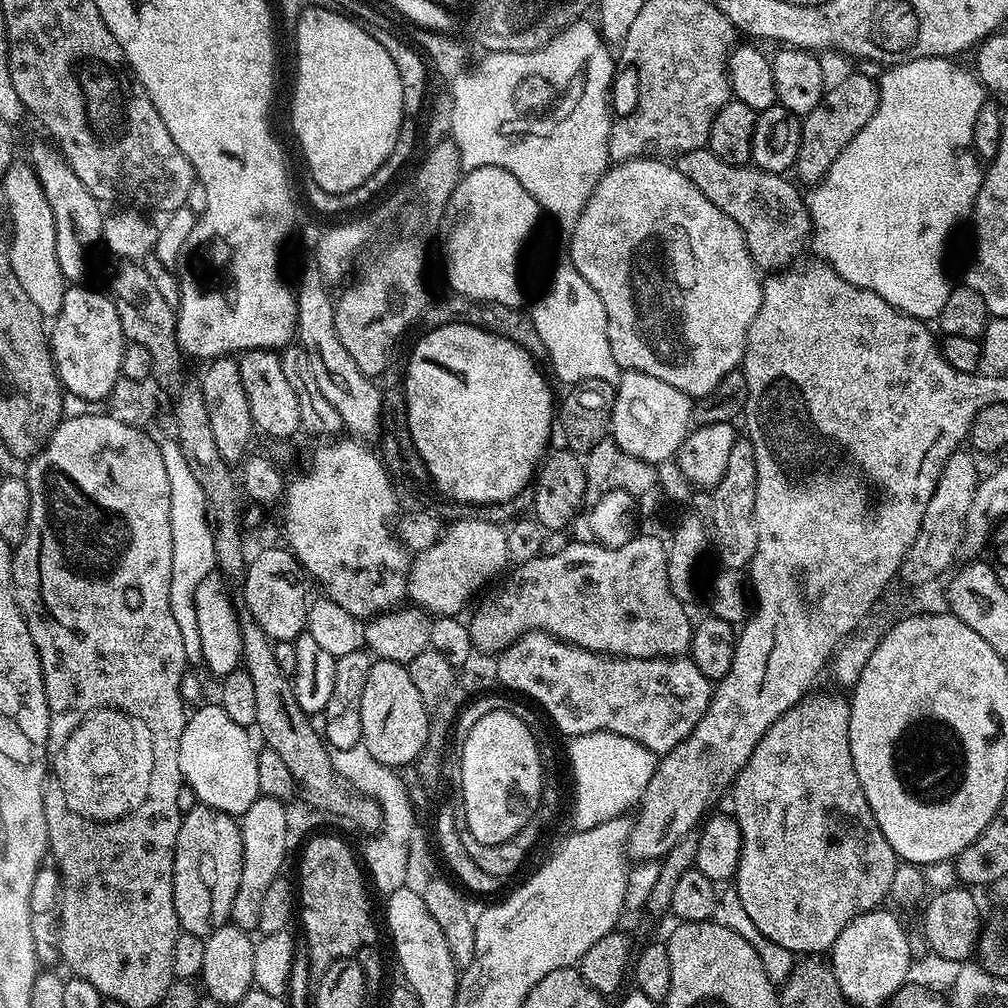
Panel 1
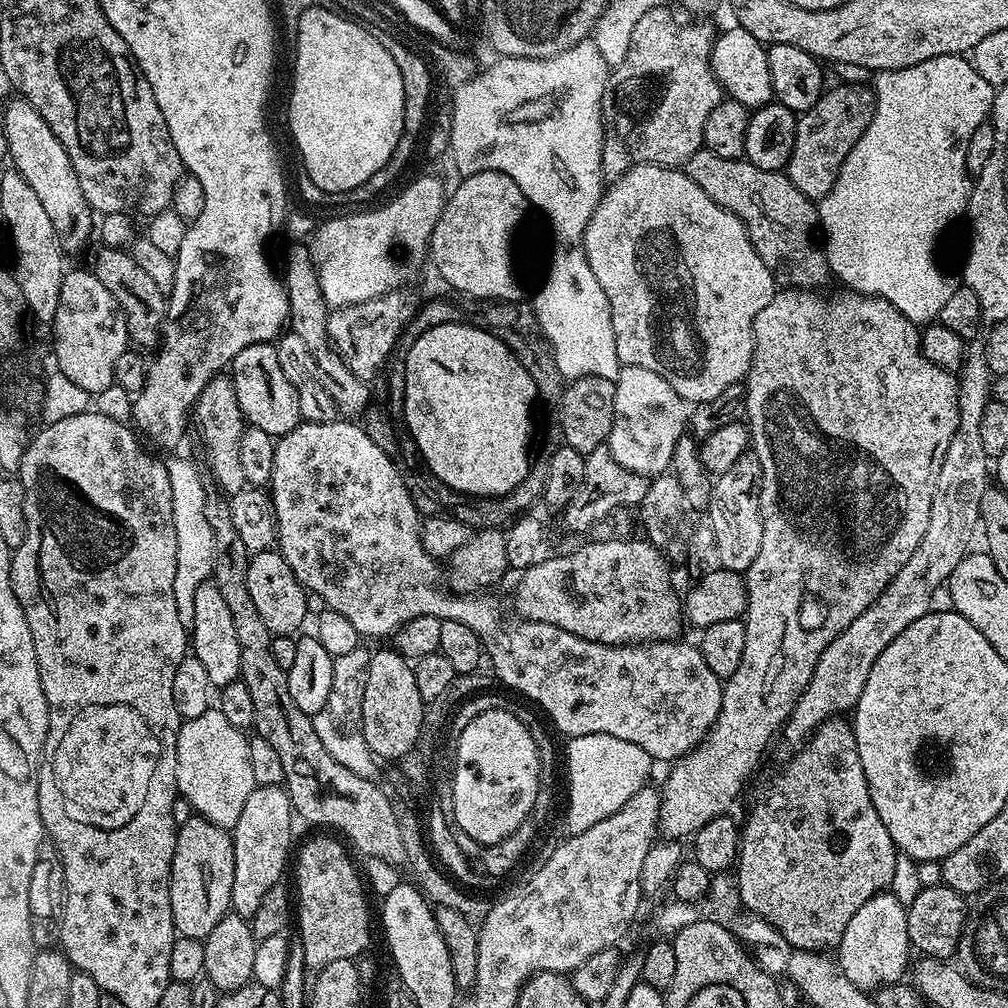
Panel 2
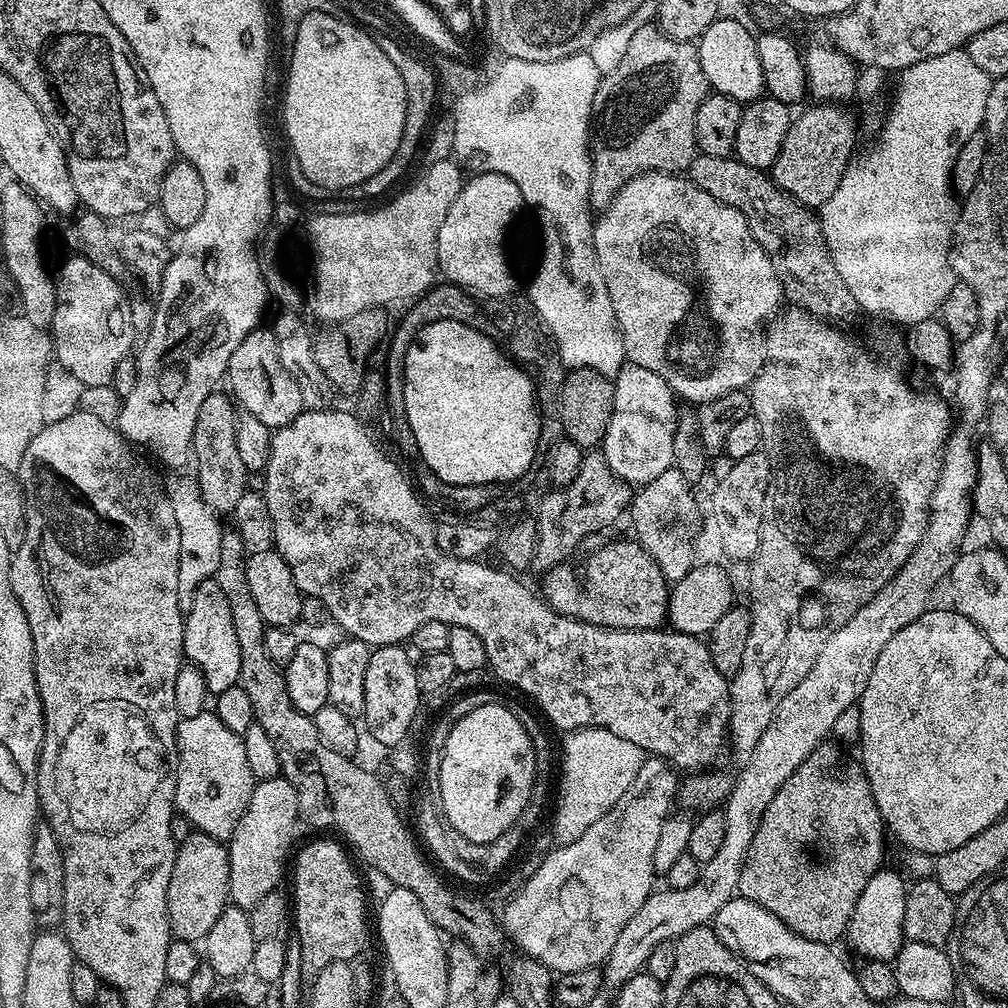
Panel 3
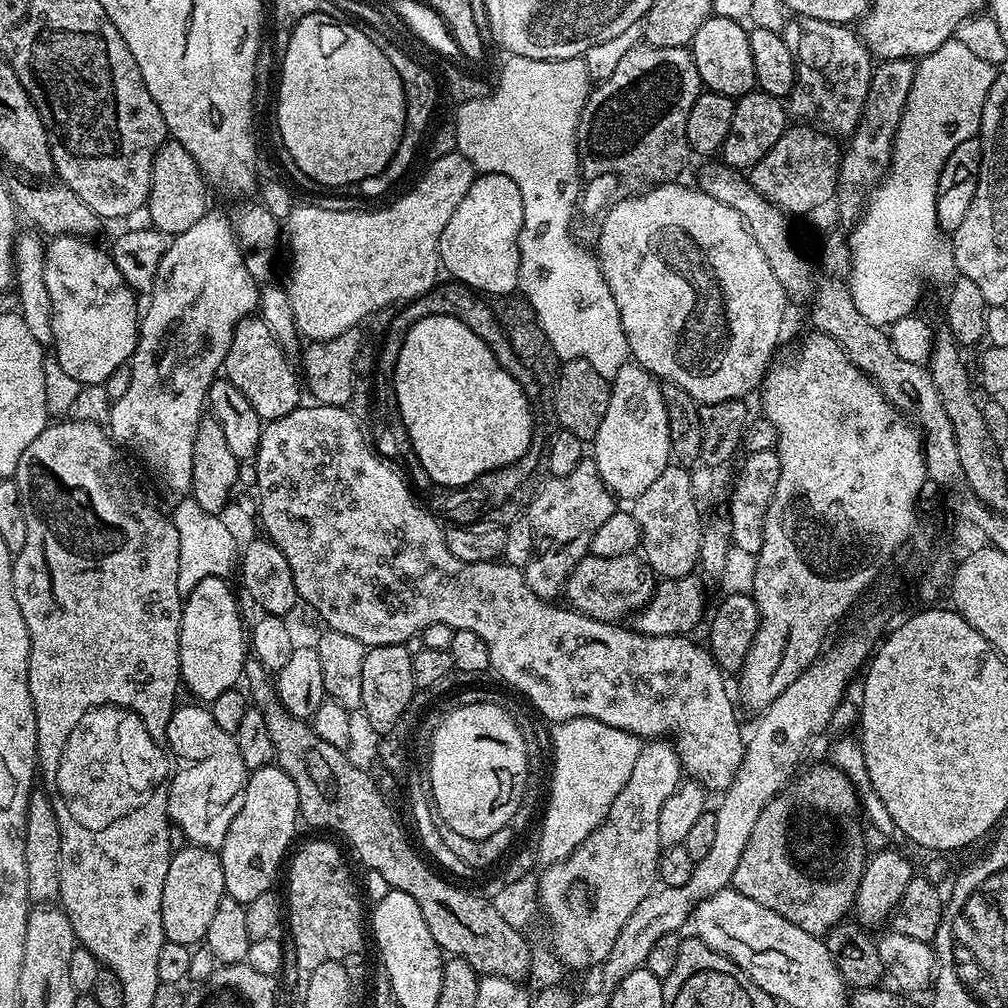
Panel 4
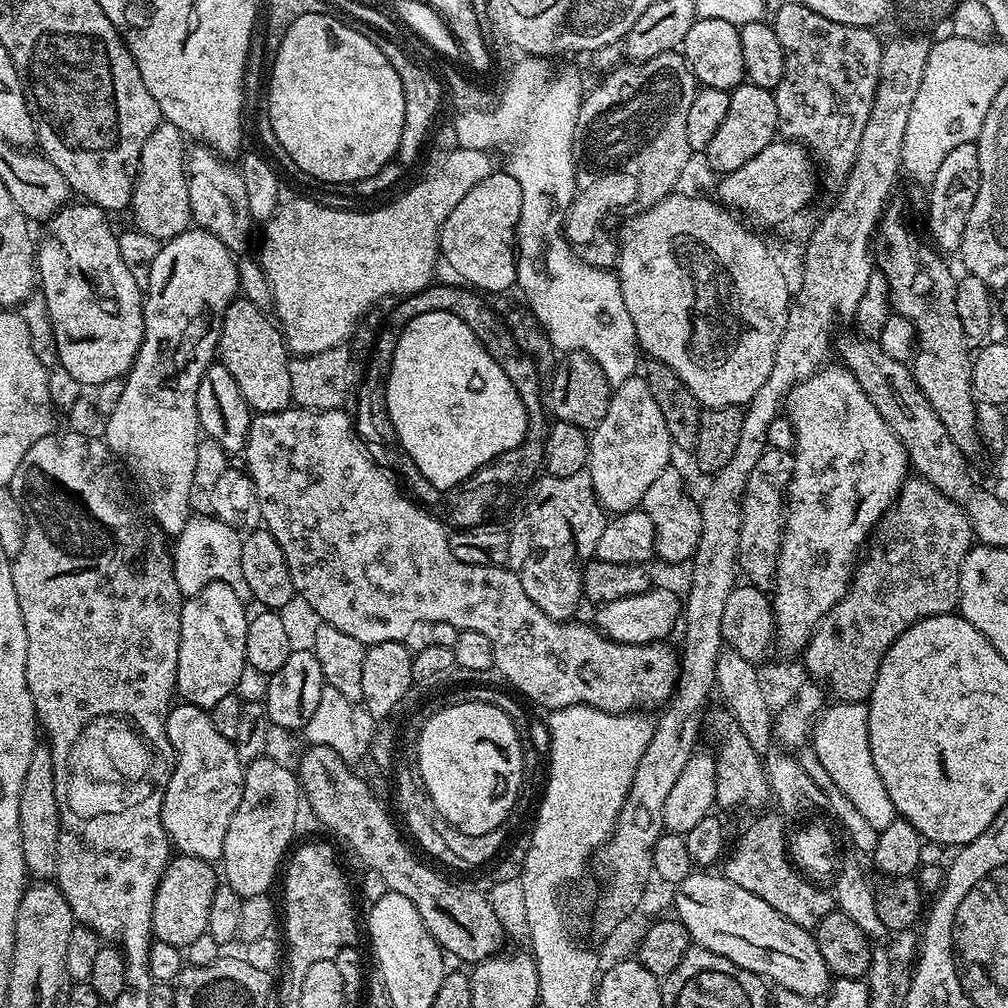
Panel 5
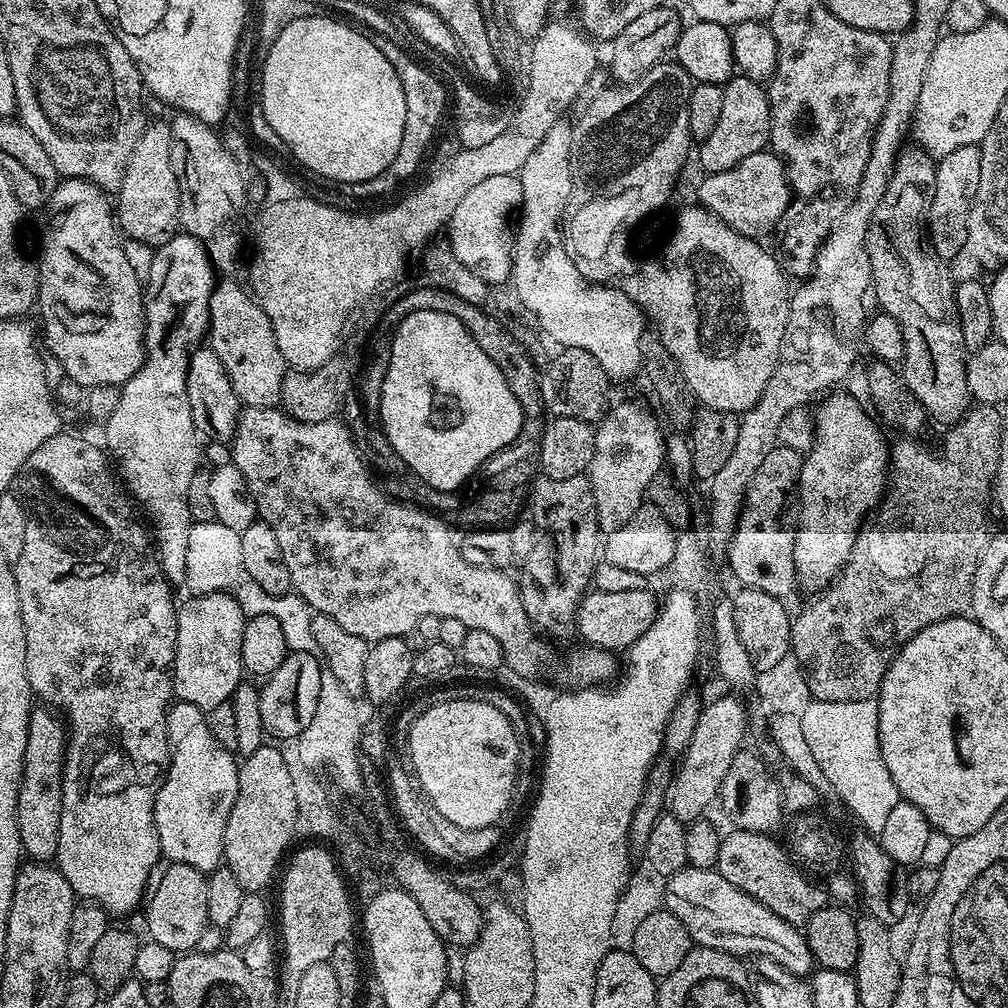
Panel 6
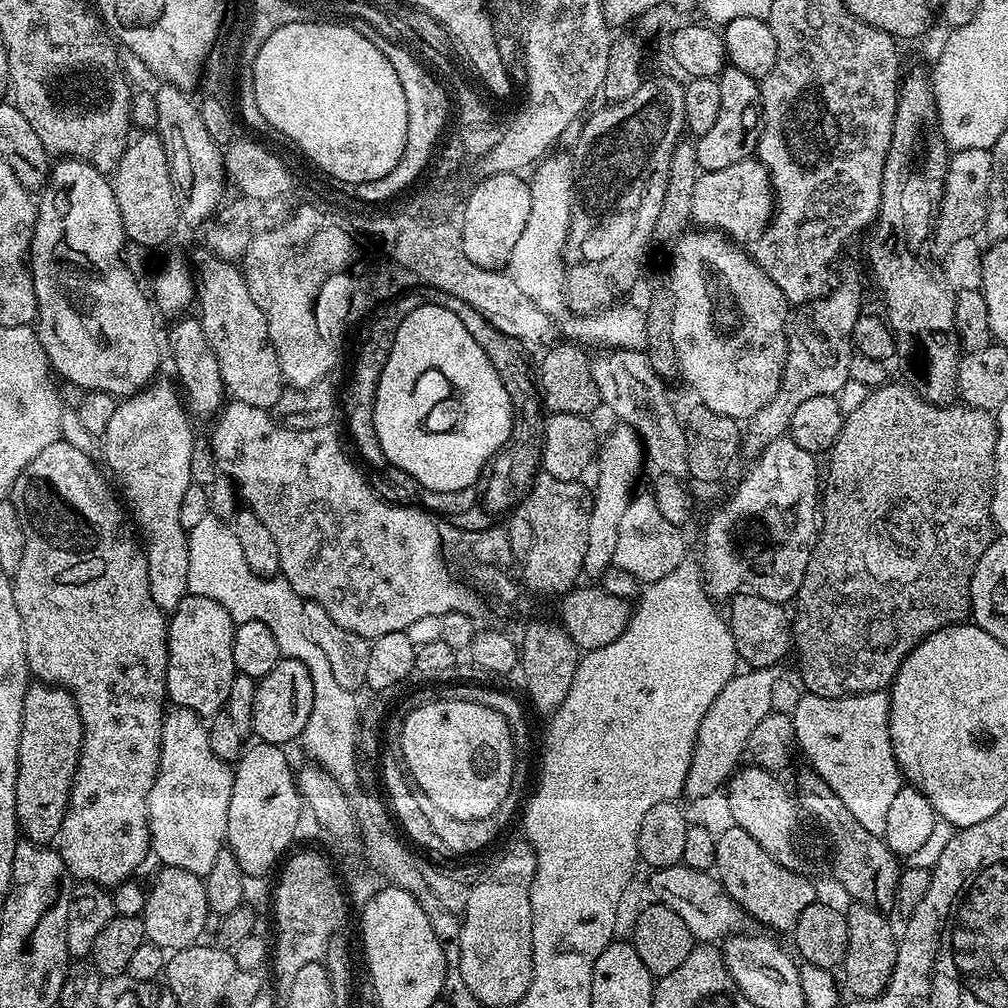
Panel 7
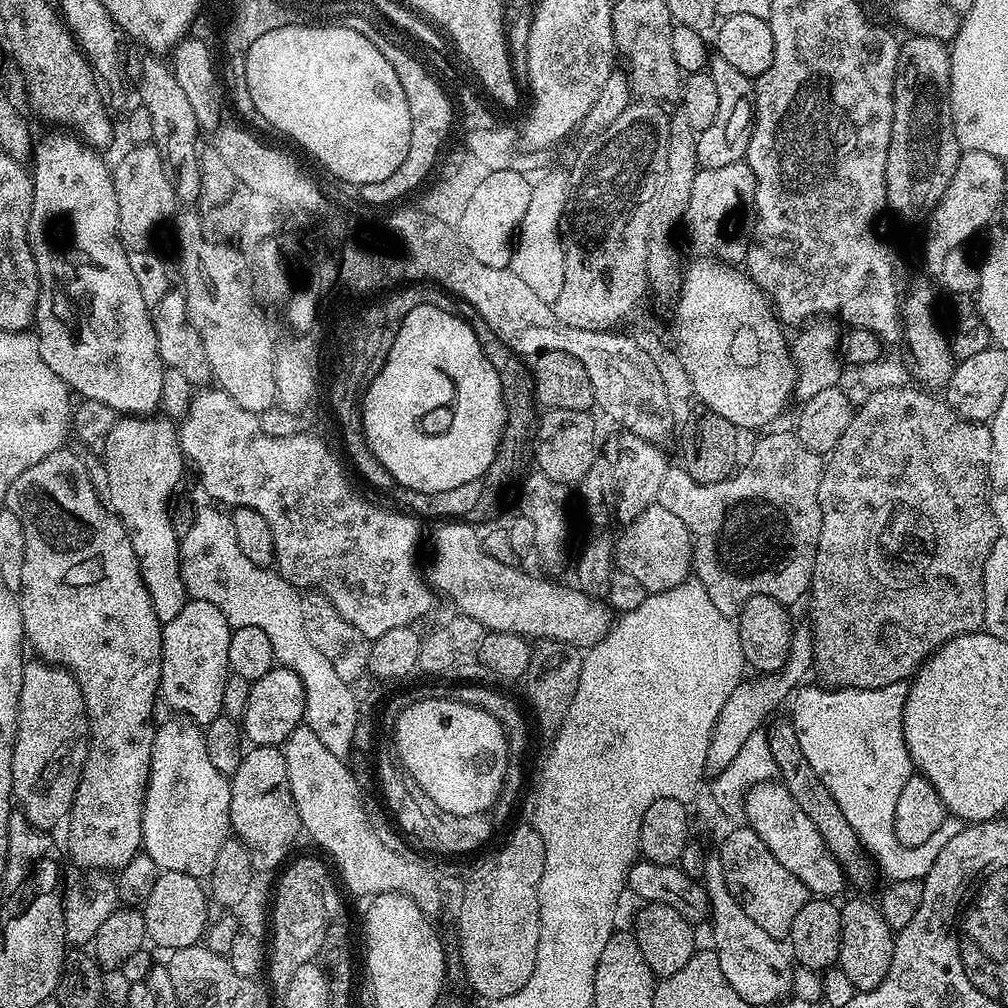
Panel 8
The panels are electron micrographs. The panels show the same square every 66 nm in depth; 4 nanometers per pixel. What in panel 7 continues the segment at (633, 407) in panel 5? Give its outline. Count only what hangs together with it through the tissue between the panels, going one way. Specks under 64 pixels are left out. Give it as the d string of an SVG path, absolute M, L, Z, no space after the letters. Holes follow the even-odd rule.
M616 426L608 437L603 437L602 443L598 448L598 468L600 473L596 476L596 492L591 493L592 513L590 514L590 530L588 531L588 541L586 542L586 558L582 558L582 573L585 577L589 576L589 581L599 581L606 574L606 570L613 567L614 549L617 547L618 530L622 523L622 518L627 514L627 507L633 499L632 487L636 484L636 479L640 476L640 463L645 463L645 446L635 429L627 426Z

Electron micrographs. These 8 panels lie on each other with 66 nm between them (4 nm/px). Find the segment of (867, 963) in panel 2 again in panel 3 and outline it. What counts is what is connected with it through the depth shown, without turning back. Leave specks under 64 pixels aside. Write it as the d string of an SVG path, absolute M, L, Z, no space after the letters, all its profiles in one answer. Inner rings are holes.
M887 870L876 872L874 878L866 882L866 890L862 890L862 898L858 898L854 906L854 914L848 923L846 940L852 943L852 948L858 955L864 956L865 961L891 961L906 940L904 915L908 894L906 883L904 884L905 877L897 872L887 872Z

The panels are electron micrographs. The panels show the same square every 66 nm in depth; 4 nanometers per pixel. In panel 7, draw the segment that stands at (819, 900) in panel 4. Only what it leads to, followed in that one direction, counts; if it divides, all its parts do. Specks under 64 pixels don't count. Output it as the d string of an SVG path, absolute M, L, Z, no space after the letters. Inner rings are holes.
M728 826L716 837L714 875L726 889L730 899L743 908L749 917L776 932L791 933L806 906L817 903L816 888L799 871L782 866L746 834L746 830Z

